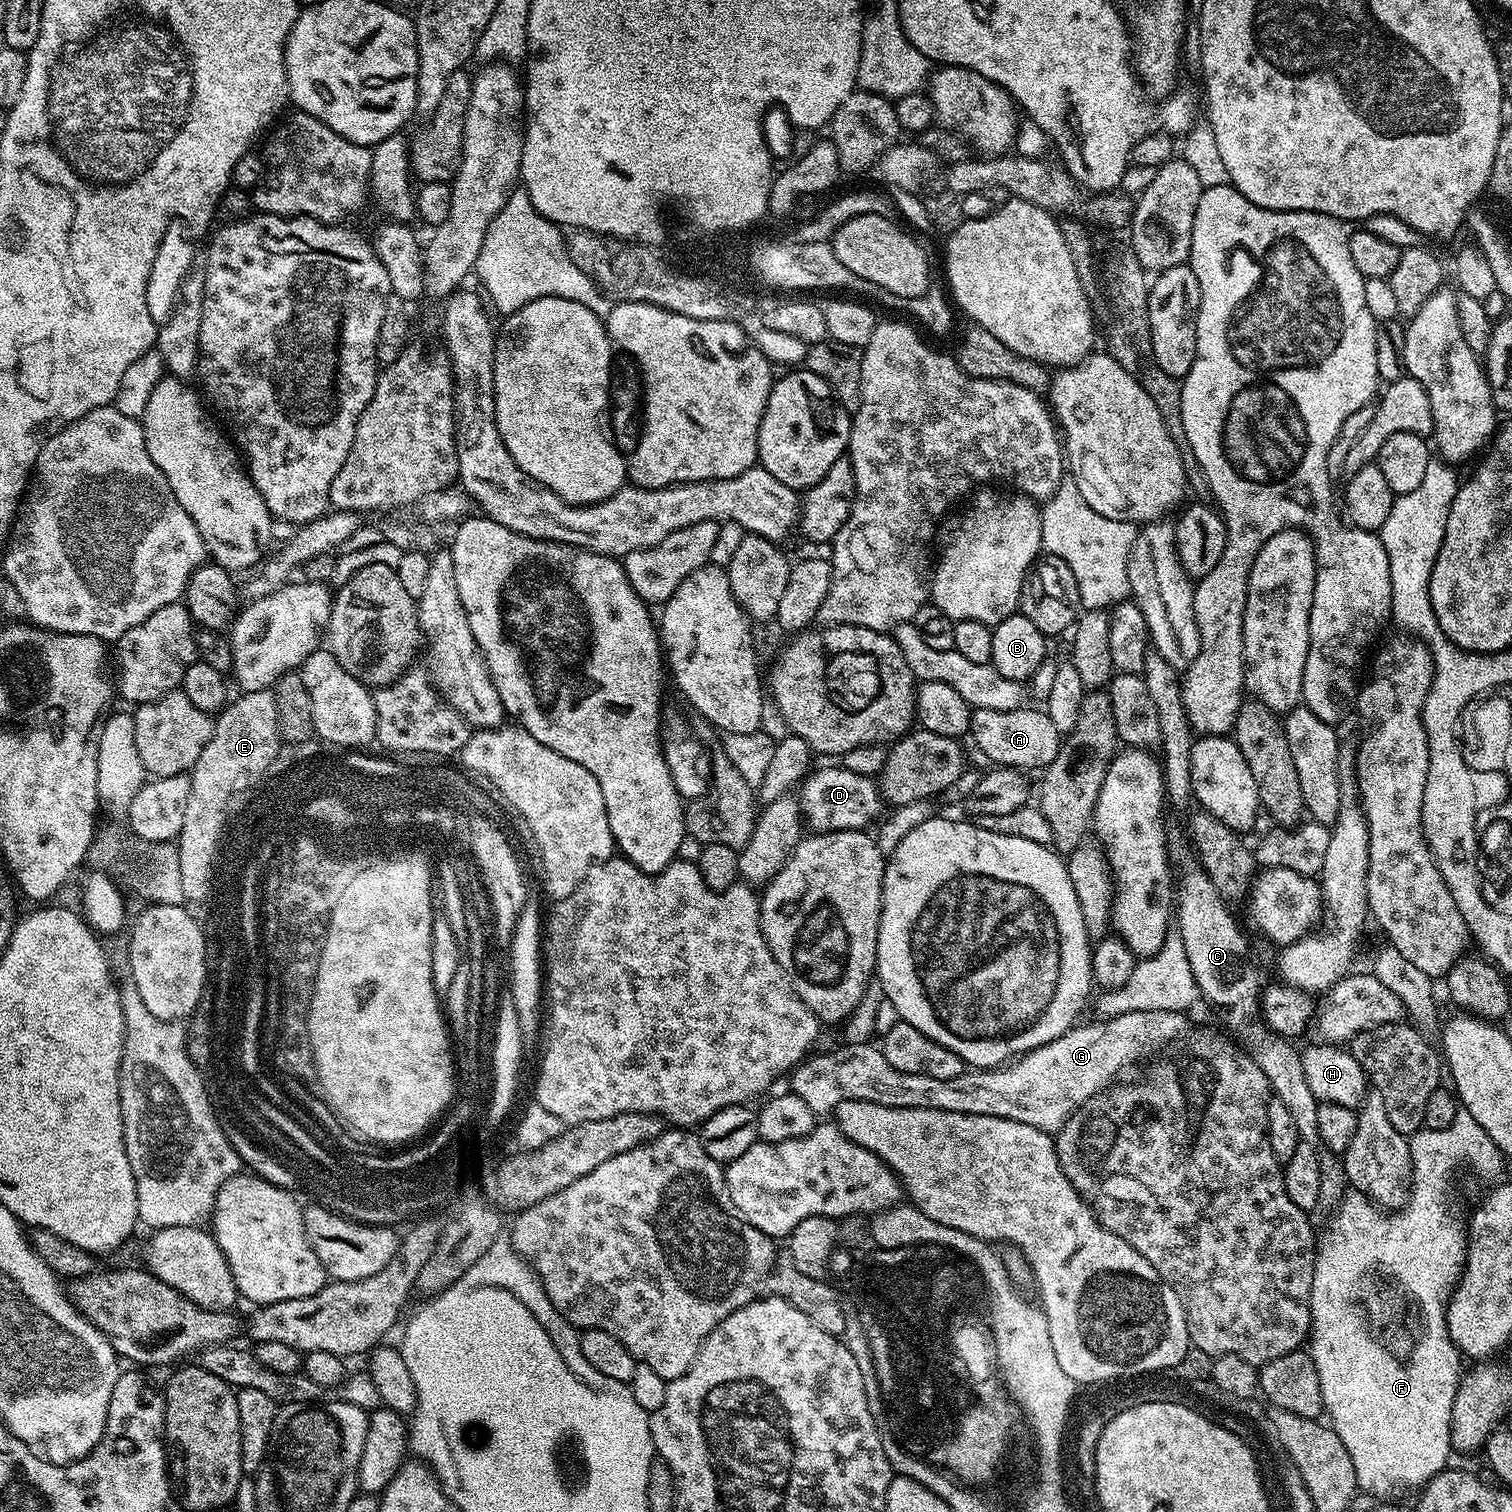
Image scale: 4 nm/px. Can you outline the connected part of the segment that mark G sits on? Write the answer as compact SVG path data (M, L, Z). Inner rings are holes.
M1134 1010L1134 1014L1118 1014L1118 1018L1096 1022L1100 1024L1080 1022L1066 1034L1054 1038L1054 1042L1023 1053L1007 1066L966 1070L958 1074L958 1078L945 1080L930 1078L930 1074L906 1074L906 1070L890 1066L883 1051L877 1045L875 1048L875 1043L845 1043L842 1048L822 1056L813 1055L801 1063L791 1073L790 1090L817 1114L832 1114L842 1102L861 1100L891 1108L950 1110L954 1114L1010 1118L1055 1134L1085 1101L1117 1079L1114 1066L1118 1054L1127 1054L1147 1042L1160 1042L1173 1037L1172 1034L1186 1031L1188 1022L1185 1018L1184 1012Z

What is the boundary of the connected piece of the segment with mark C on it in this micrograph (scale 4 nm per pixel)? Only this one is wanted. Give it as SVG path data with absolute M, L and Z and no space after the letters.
M1193 866L1179 877L1176 896L1176 927L1178 935L1183 940L1186 948L1186 956L1190 961L1191 972L1194 974L1197 991L1214 1006L1228 1010L1226 1016L1227 1024L1234 1030L1240 1032L1245 1042L1252 1047L1248 1050L1252 1061L1259 1066L1259 1069L1266 1074L1269 1089L1273 1095L1285 1103L1291 1116L1294 1119L1294 1126L1298 1127L1298 1134L1301 1143L1314 1145L1317 1148L1322 1146L1321 1134L1318 1132L1318 1104L1319 1101L1314 1098L1310 1091L1310 1086L1306 1083L1306 1076L1303 1073L1301 1053L1291 1045L1289 1039L1281 1036L1279 1033L1269 1032L1269 1029L1257 1018L1262 1006L1262 983L1254 965L1250 962L1250 948L1248 942L1238 926L1235 918L1232 916L1225 900L1225 897L1214 886L1209 876L1205 874L1203 868Z

